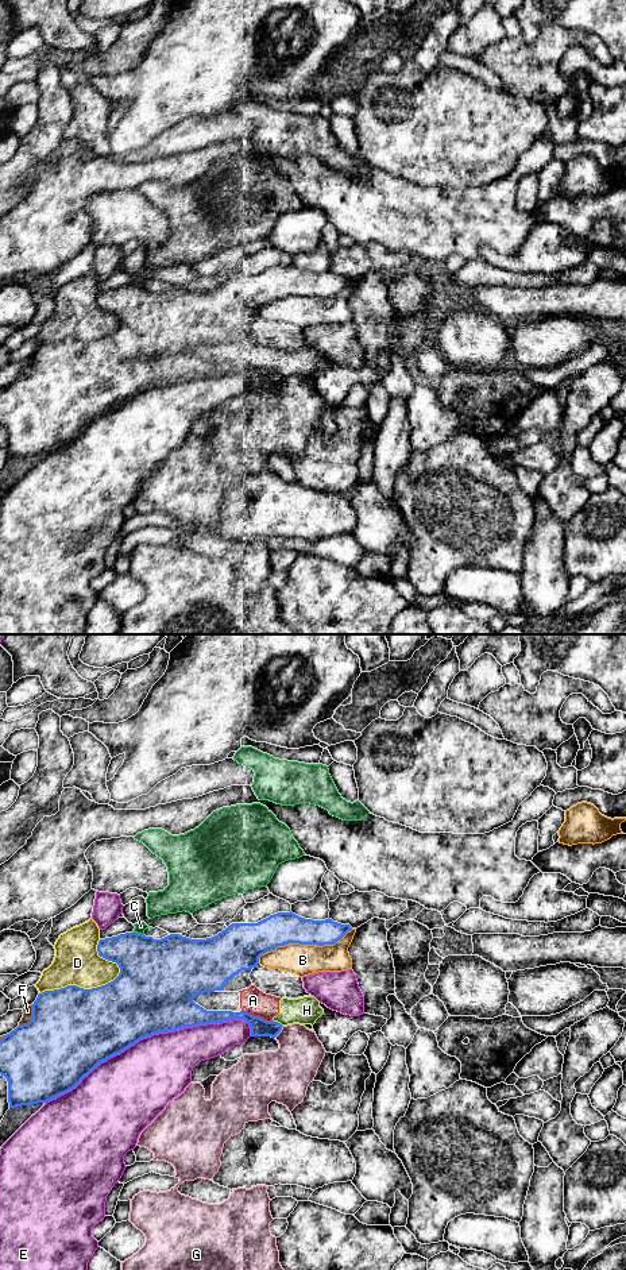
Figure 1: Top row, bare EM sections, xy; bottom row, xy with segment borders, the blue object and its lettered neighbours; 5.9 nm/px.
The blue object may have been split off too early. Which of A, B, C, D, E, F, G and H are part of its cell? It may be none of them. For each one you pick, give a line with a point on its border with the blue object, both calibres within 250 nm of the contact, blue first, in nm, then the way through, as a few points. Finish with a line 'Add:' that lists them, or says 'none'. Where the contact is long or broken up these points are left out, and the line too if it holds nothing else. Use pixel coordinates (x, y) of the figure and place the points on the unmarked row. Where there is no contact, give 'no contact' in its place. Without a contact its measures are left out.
Add: none

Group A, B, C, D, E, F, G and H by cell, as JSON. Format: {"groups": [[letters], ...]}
{"groups": [["A", "H"], ["B"], ["C"], ["D"], ["E"], ["F"], ["G"]]}

